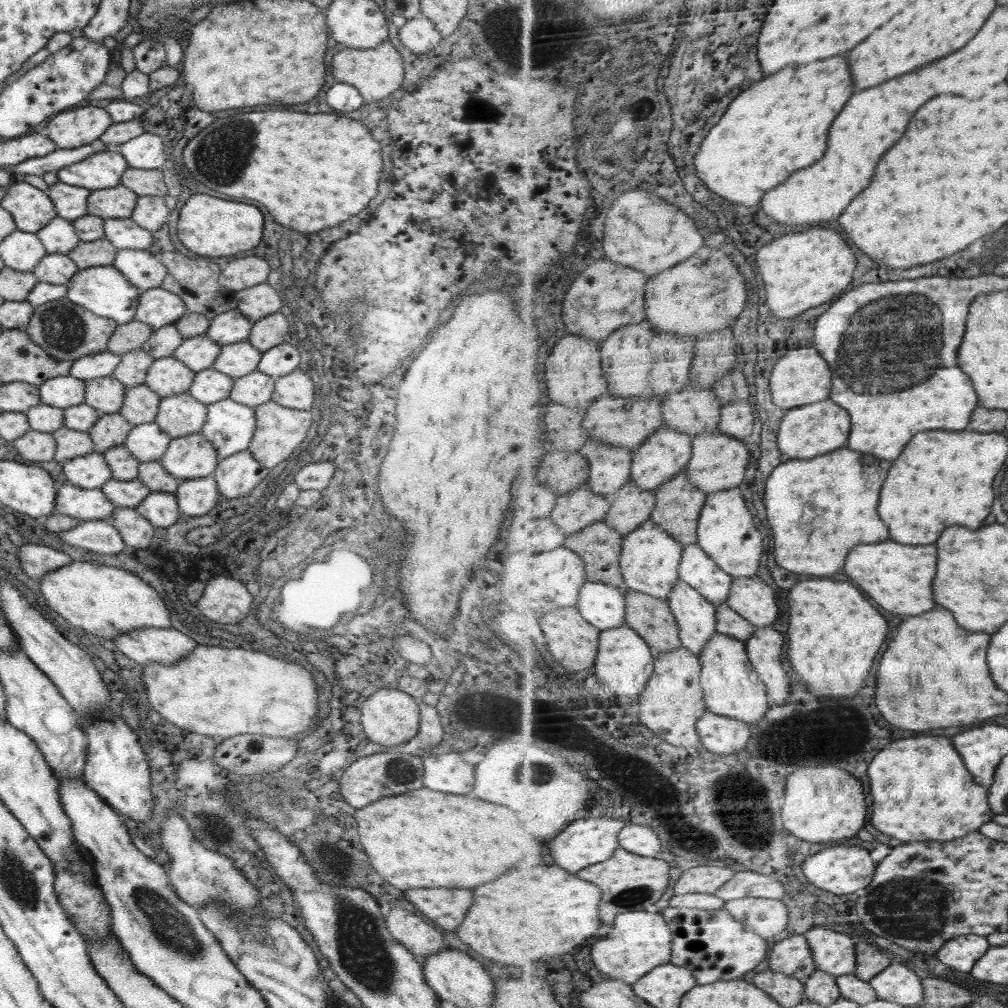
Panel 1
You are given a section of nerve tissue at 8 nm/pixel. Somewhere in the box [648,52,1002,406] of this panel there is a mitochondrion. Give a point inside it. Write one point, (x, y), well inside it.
(885, 342)

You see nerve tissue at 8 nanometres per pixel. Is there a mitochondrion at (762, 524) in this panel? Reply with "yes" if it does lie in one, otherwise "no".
no

